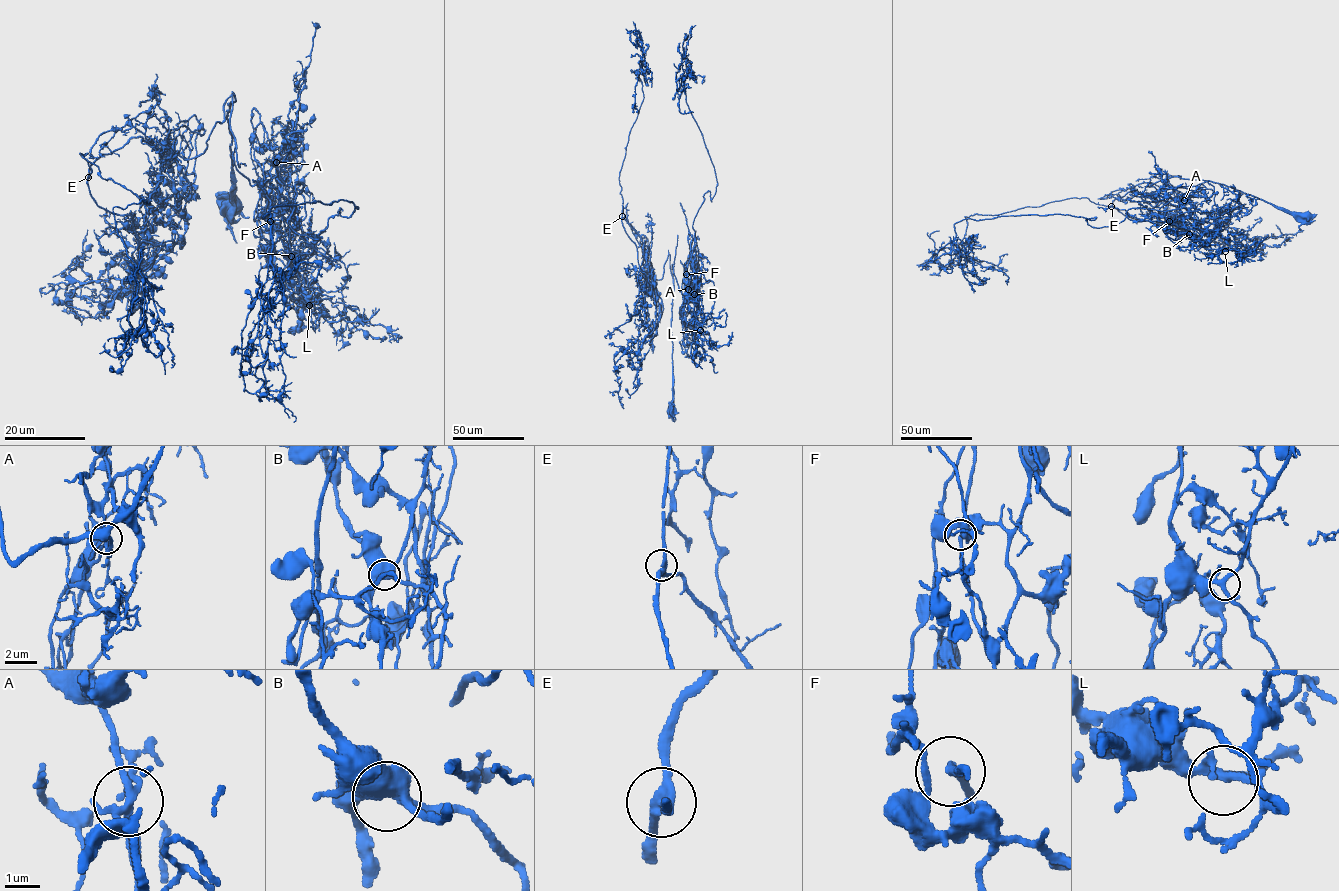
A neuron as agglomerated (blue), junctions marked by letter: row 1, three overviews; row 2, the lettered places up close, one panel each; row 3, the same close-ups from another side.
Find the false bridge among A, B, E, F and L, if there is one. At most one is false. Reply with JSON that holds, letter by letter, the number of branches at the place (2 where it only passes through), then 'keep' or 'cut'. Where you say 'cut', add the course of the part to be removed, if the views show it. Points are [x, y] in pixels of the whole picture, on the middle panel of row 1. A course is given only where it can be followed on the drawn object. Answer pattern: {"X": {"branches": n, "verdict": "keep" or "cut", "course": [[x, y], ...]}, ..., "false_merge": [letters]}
{"A": {"branches": 5, "verdict": "keep"}, "B": {"branches": 4, "verdict": "keep"}, "E": {"branches": 3, "verdict": "keep"}, "F": {"branches": 4, "verdict": "keep"}, "L": {"branches": 4, "verdict": "keep"}, "false_merge": []}

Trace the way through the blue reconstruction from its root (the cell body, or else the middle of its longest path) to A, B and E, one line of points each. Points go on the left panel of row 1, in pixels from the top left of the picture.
A: (233, 205), (227, 119), (233, 94), (234, 165), (255, 185), (277, 174), (276, 162)
B: (233, 205), (233, 94), (236, 168), (251, 185), (272, 176), (304, 199), (305, 217), (279, 236), (291, 256)
E: (233, 205), (227, 119), (233, 94), (199, 155), (183, 159), (133, 136), (111, 154), (102, 154), (88, 177)

